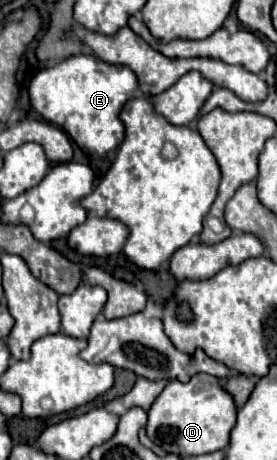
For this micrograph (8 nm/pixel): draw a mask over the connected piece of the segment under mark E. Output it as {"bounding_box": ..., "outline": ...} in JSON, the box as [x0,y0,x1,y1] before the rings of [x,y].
{"bounding_box":[30,54,138,158],"outline":[[[76,54],[52,68],[40,70],[30,86],[32,108],[48,122],[60,126],[86,154],[102,158],[124,138],[120,110],[138,88],[136,74],[126,66],[102,62],[94,54]]]}

